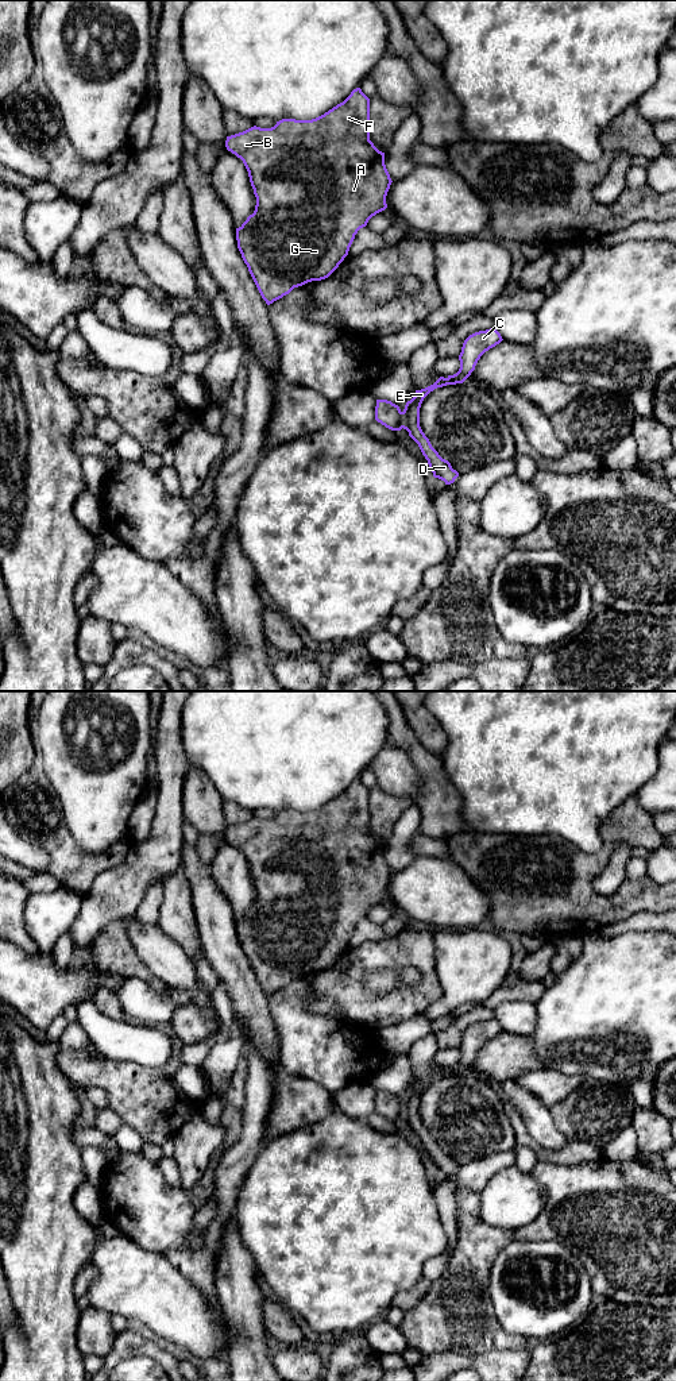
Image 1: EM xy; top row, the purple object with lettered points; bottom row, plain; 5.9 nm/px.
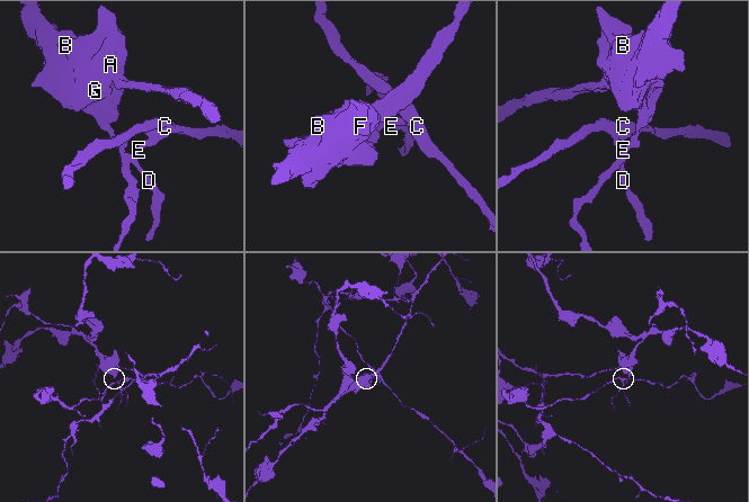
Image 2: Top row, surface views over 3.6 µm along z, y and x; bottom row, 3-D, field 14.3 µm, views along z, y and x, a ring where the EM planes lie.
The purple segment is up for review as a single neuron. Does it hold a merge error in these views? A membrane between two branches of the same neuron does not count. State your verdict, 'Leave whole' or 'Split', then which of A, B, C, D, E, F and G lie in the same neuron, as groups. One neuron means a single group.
Split. Groups: A B F G / C D E

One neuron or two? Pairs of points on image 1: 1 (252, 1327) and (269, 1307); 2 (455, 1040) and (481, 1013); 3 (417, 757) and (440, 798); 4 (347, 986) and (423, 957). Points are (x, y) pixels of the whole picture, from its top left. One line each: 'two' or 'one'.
1: two
2: one
3: one
4: one

